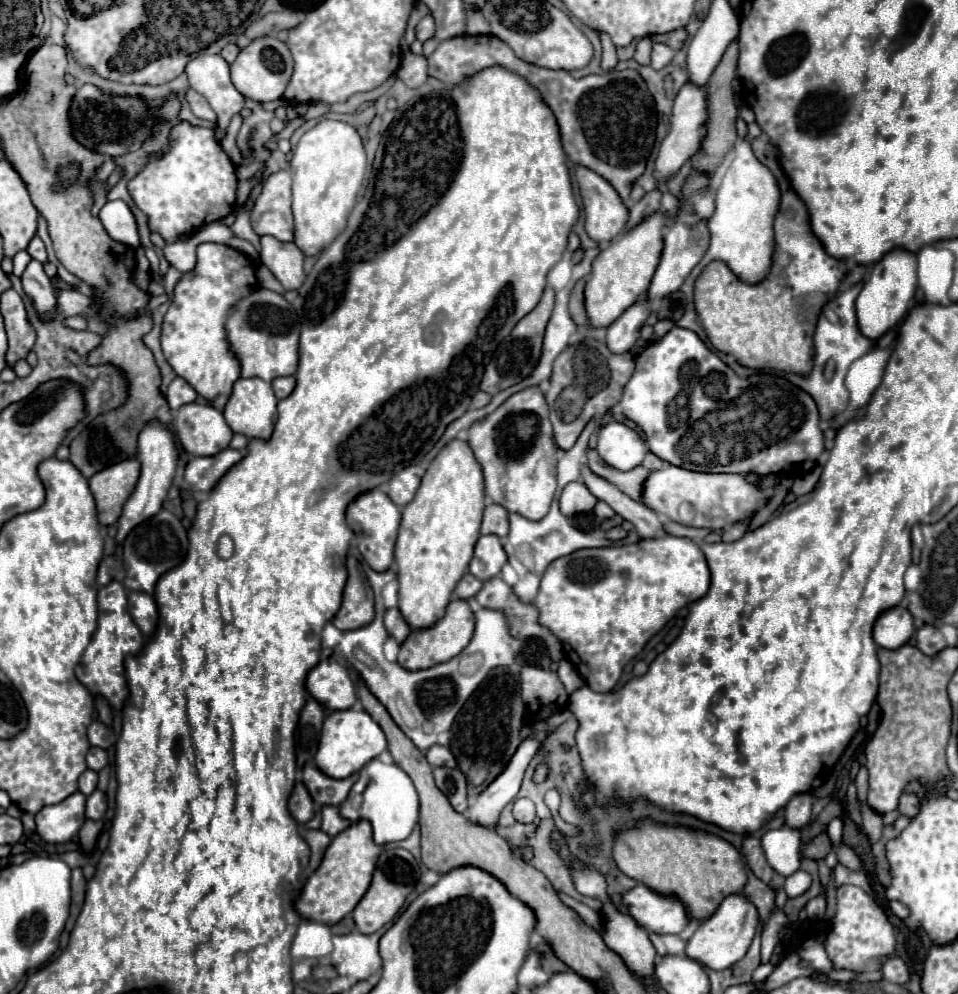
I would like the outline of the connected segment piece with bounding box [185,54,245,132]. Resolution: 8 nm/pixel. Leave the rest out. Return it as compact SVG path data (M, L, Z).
M199 54L195 56L185 74L189 76L189 84L195 92L205 96L211 108L219 116L219 126L225 132L231 118L243 110L245 96L233 86L229 78L229 64L223 56Z

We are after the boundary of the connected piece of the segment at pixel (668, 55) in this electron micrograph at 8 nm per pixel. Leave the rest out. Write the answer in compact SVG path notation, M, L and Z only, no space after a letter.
M653 44L653 52L651 52L651 66L655 70L661 70L663 66L669 64L669 60L673 60L673 50L665 44Z

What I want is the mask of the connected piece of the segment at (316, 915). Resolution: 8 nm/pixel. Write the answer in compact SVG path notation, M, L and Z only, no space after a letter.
M367 820L351 824L347 830L343 830L331 840L319 868L309 876L297 900L293 902L295 912L303 920L317 920L327 926L343 920L349 912L353 912L361 896L367 892L379 852L381 848L371 840L371 824Z

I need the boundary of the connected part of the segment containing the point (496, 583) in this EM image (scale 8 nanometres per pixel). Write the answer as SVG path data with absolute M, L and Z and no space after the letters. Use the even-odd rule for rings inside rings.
M501 578L487 580L477 594L477 602L483 608L499 610L505 614L509 624L509 634L513 638L533 638L541 634L551 634L545 626L539 624L539 610L535 604L523 602L513 588Z

